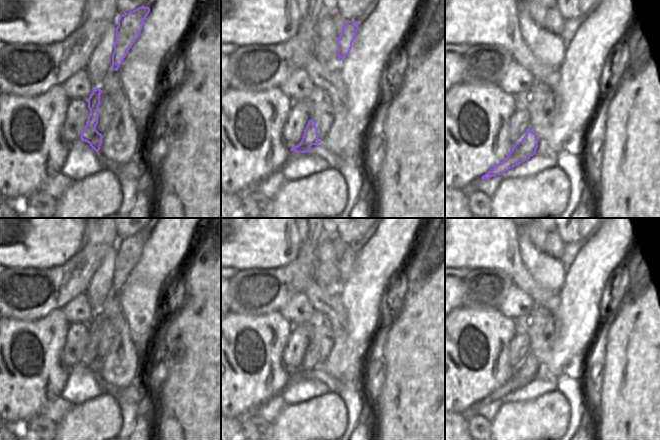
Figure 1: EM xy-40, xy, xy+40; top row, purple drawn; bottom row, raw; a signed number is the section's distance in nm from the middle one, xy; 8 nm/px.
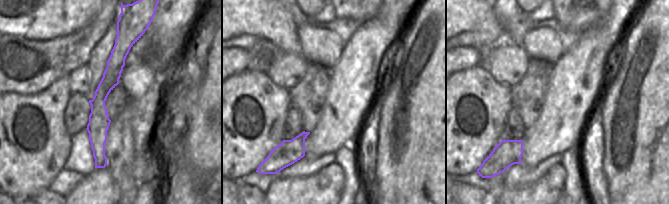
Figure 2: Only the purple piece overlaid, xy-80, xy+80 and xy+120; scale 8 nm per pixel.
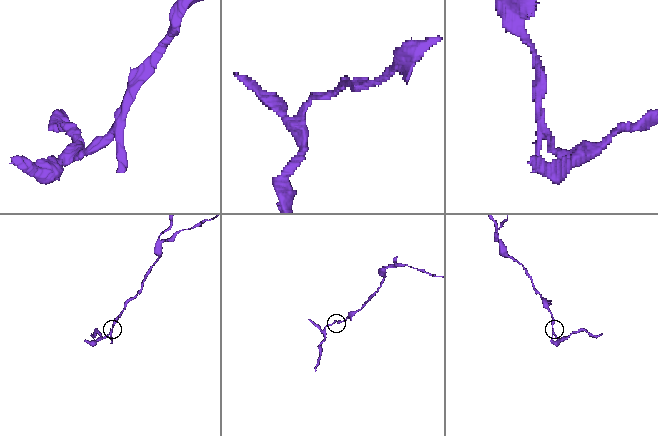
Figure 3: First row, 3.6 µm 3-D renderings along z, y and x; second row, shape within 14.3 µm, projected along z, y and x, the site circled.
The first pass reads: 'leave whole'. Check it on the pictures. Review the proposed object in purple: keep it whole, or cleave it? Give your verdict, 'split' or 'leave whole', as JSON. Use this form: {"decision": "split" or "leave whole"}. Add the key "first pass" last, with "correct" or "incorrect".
{"decision": "split", "first pass": "incorrect"}

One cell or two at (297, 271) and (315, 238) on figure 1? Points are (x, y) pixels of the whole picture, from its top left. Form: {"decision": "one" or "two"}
{"decision": "one"}

